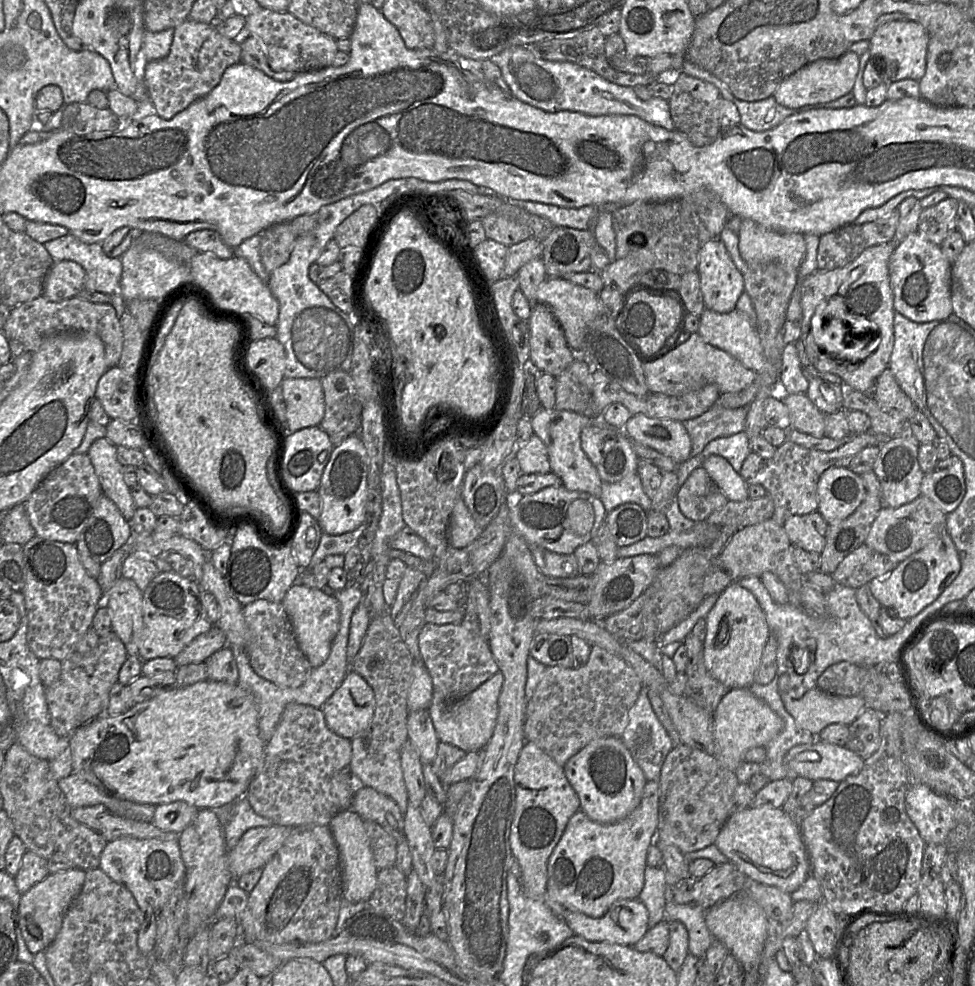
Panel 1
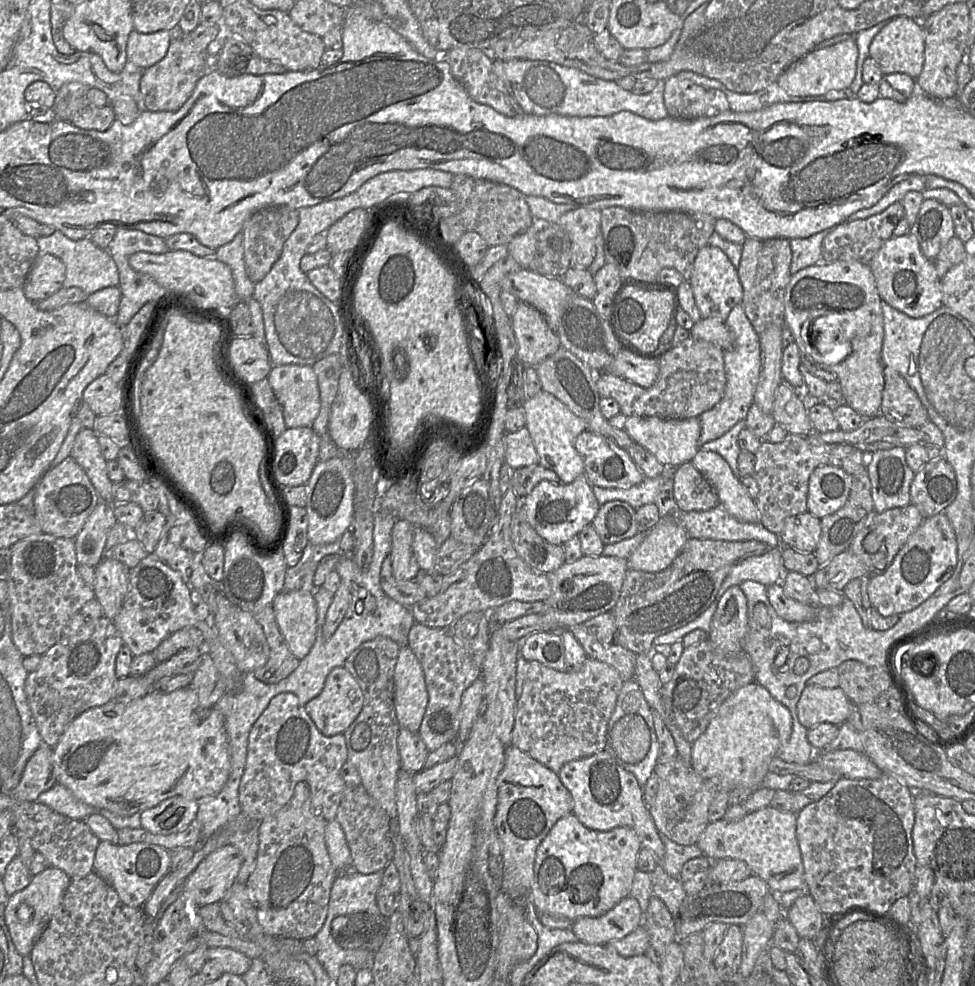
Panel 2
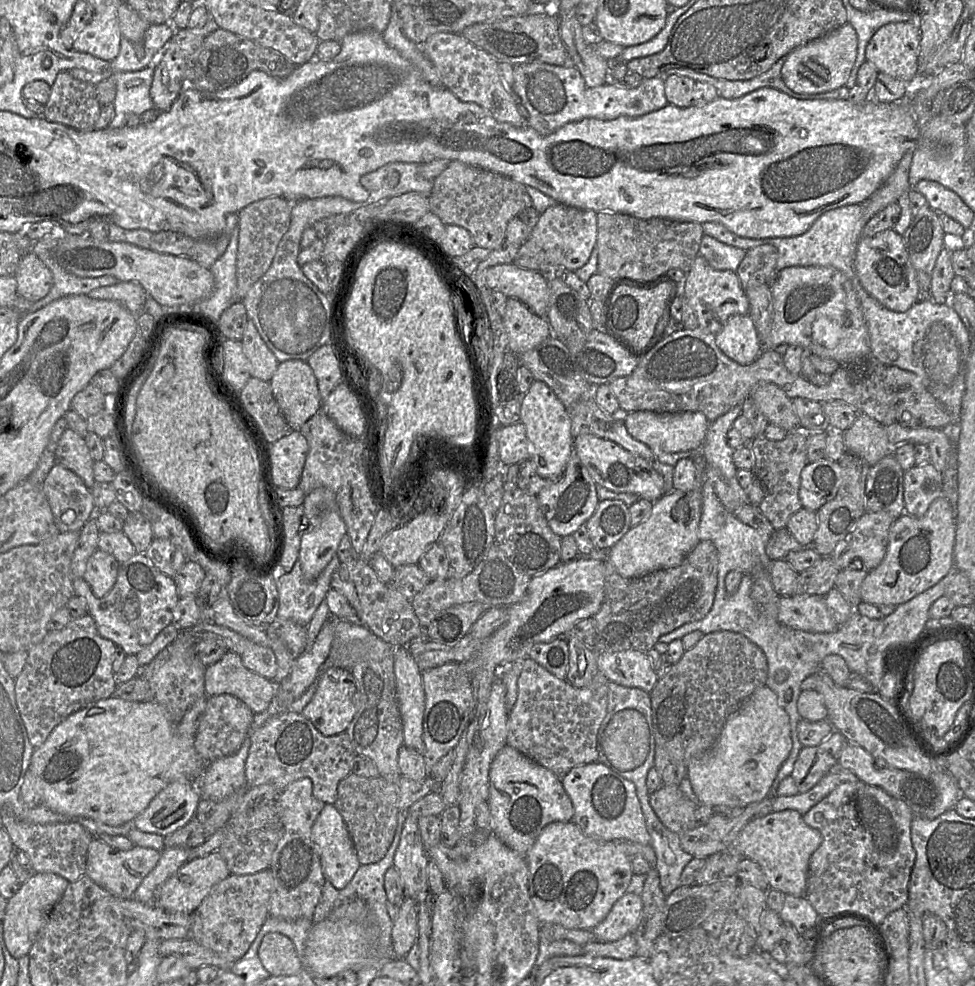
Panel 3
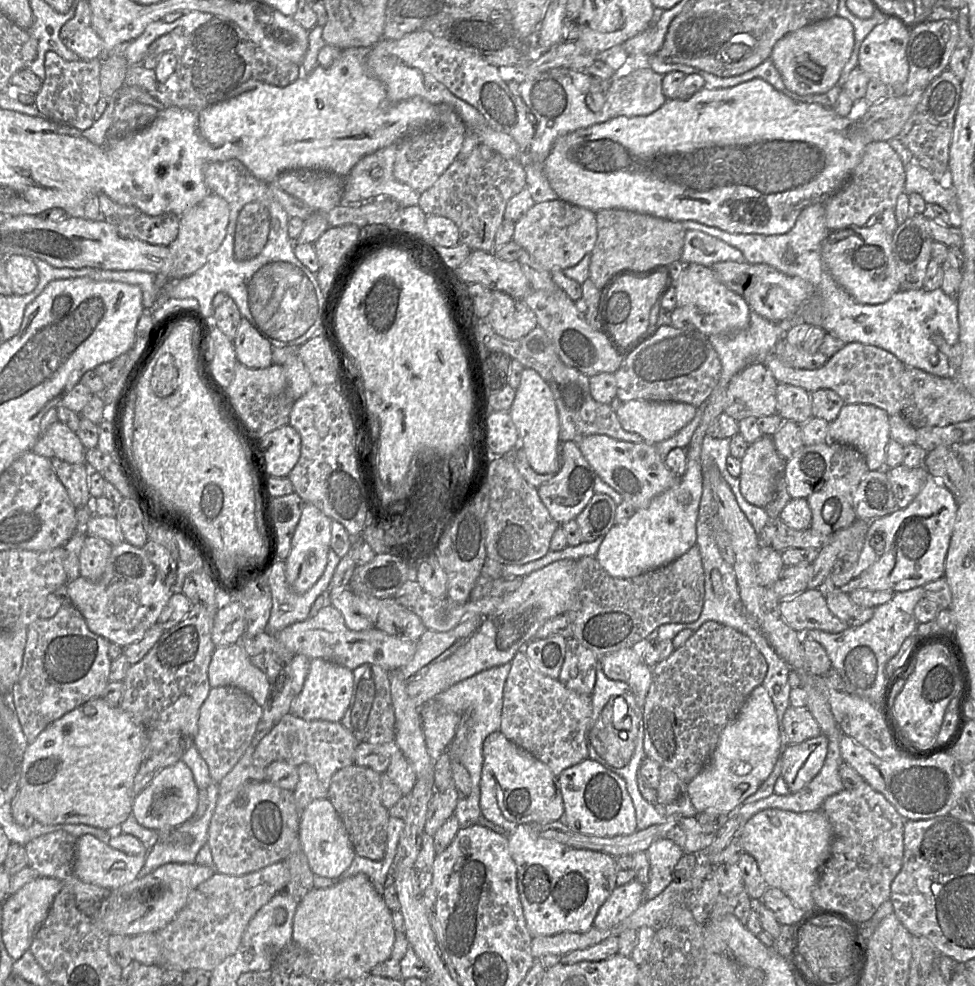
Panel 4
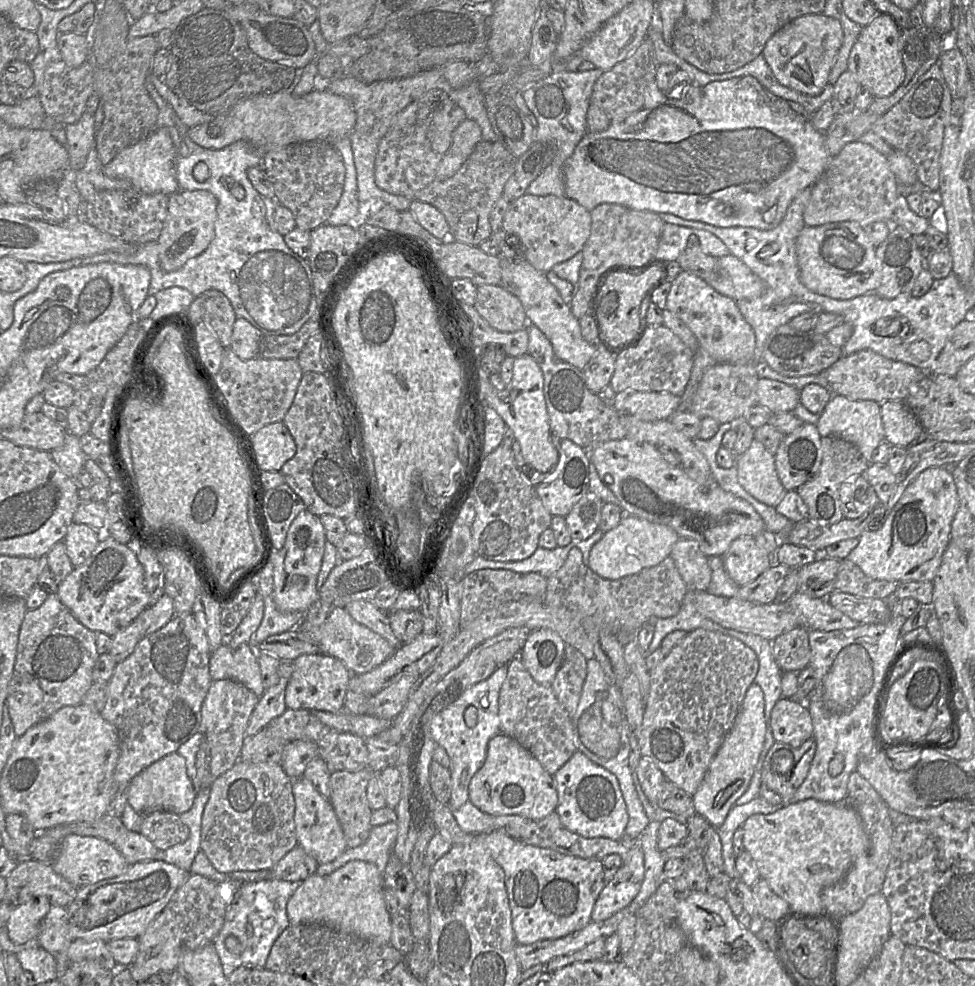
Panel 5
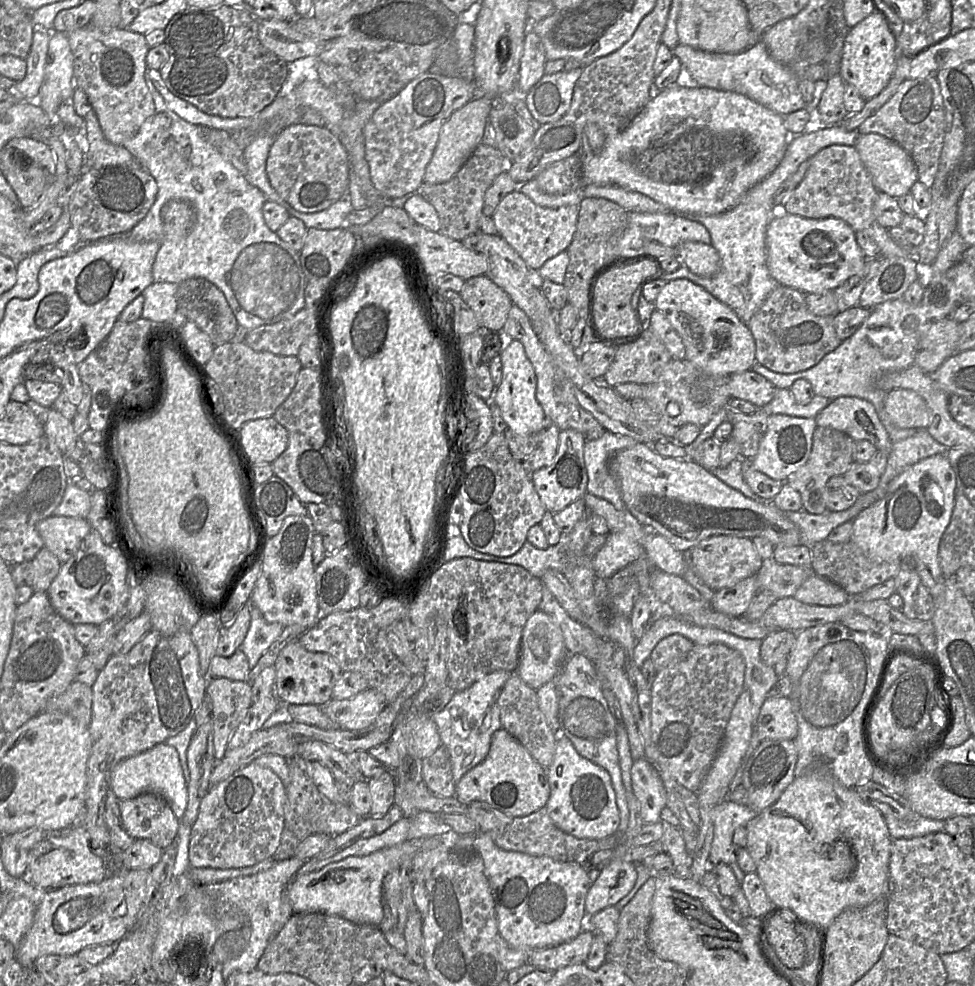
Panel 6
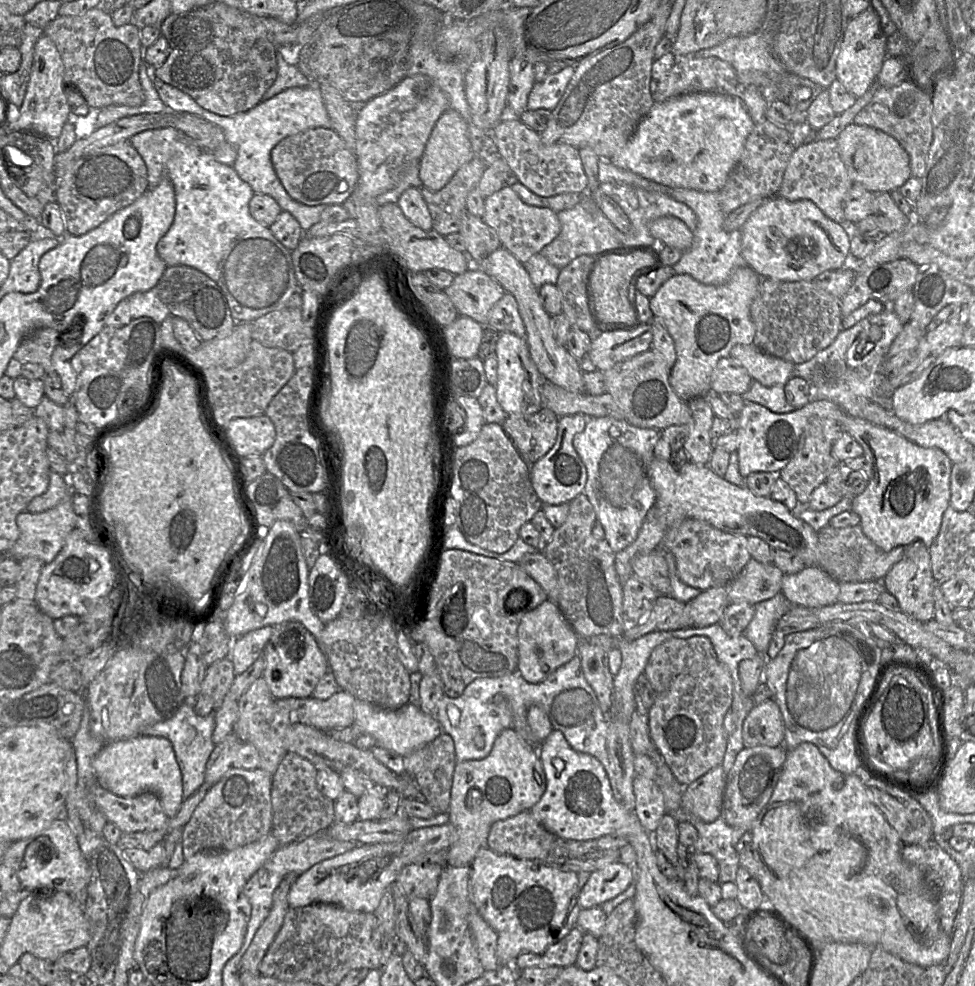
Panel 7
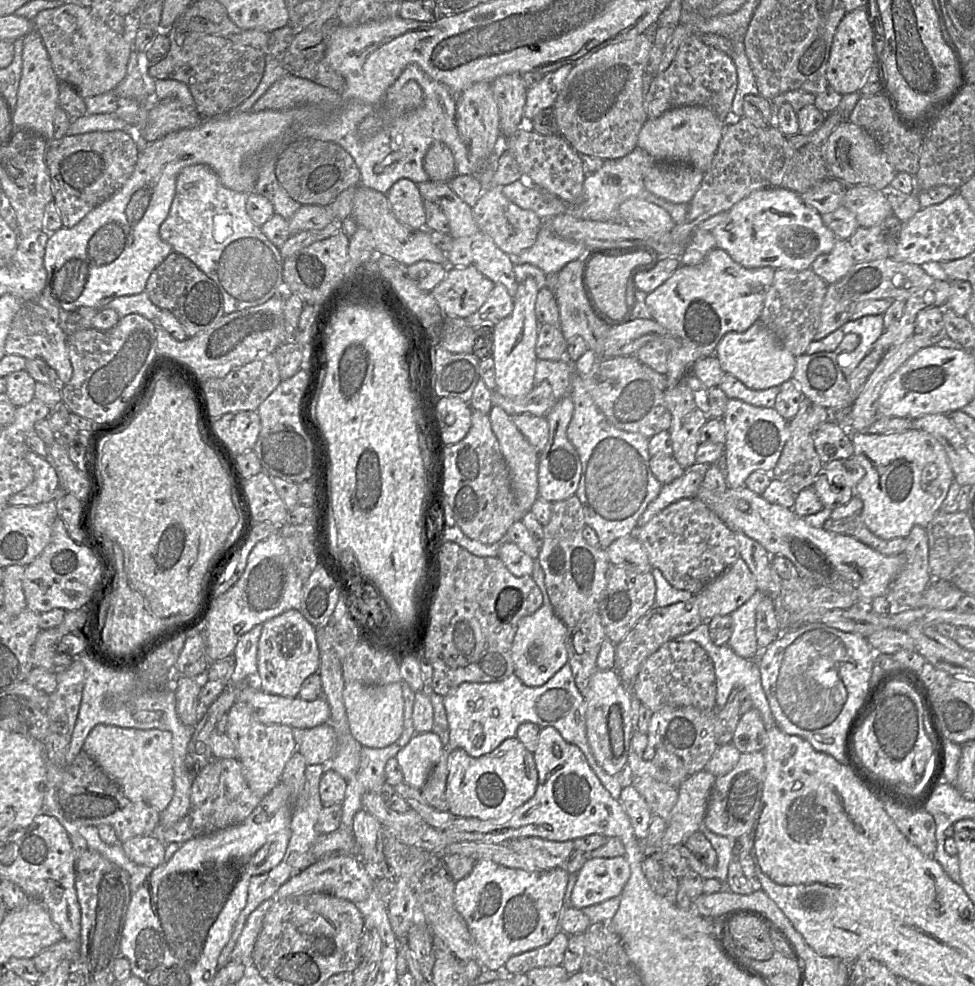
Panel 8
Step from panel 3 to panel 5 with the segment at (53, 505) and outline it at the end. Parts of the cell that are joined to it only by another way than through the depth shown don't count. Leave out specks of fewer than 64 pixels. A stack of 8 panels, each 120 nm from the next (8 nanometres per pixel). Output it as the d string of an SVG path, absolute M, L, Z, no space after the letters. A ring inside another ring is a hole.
M66 430L63 445L50 453L61 471L76 482L86 460L86 455L80 447L79 437Z

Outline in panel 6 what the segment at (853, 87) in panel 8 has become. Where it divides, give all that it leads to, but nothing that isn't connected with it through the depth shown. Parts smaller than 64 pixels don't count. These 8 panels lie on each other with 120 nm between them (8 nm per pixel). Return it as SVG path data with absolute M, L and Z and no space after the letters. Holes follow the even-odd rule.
M873 11L857 25L849 28L844 41L839 74L846 85L852 85L865 100L869 100L888 85L896 69L898 54L896 37L886 18Z

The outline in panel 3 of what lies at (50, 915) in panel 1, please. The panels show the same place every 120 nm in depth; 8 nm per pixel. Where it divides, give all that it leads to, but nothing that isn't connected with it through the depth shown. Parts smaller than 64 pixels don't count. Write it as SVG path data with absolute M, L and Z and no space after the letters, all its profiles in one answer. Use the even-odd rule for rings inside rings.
M33 873L19 890L7 900L2 925L3 937L10 954L19 959L29 954L38 931L45 925L55 904L62 897L69 881L54 873Z

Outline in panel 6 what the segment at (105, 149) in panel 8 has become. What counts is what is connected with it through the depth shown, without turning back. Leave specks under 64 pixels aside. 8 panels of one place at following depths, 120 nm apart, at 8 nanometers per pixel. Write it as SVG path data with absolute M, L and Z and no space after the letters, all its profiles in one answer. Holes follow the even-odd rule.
M140 164L84 168L68 201L71 226L82 243L129 233L149 212L156 200L158 185Z

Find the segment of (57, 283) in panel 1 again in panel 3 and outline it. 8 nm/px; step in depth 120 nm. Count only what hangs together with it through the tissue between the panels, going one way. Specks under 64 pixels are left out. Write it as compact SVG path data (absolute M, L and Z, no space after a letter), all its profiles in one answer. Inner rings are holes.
M32 251L22 257L14 278L17 294L30 302L44 298L53 285L52 273Z

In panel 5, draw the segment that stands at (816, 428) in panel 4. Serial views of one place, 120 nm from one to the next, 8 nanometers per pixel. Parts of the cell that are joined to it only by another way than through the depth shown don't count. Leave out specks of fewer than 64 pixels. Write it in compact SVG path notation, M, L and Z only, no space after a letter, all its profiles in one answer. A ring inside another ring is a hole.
M792 412L772 413L768 424L755 428L754 439L761 442L770 453L775 454L785 435L803 423Z

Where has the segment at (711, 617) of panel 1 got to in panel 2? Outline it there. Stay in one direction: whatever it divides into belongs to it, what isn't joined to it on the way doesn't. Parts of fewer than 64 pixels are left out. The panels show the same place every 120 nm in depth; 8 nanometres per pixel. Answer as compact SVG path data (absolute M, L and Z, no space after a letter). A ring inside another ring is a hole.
M740 586L729 587L718 602L708 639L725 652L743 649L748 631L747 599Z

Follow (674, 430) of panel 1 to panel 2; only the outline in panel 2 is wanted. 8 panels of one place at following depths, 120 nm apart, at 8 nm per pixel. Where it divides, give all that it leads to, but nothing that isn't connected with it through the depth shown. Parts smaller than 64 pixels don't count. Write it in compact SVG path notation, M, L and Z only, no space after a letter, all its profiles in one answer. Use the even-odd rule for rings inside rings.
M630 416L626 419L624 431L635 443L654 455L666 468L675 468L691 462L699 451L698 440L701 434L701 425L698 417L662 419L653 416Z

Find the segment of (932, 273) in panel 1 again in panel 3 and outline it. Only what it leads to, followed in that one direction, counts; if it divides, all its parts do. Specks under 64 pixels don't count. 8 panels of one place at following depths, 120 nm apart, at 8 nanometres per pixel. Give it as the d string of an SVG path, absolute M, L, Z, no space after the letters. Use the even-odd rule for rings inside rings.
M887 229L873 237L860 238L854 267L865 291L890 310L905 312L922 297L903 237L893 229Z

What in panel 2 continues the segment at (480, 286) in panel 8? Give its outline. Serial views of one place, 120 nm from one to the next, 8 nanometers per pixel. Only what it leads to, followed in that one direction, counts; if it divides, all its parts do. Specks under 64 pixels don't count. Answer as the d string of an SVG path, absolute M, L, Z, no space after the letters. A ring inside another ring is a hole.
M520 302L511 317L518 343L518 360L536 367L560 347L560 339L543 315L528 303Z

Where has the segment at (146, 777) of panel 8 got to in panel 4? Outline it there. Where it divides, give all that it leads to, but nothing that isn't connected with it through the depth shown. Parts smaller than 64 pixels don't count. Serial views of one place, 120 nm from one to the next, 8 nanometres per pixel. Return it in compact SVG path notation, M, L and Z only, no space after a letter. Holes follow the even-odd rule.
M181 760L160 771L133 800L132 814L137 822L158 831L178 827L190 819L198 807L198 787L189 767Z

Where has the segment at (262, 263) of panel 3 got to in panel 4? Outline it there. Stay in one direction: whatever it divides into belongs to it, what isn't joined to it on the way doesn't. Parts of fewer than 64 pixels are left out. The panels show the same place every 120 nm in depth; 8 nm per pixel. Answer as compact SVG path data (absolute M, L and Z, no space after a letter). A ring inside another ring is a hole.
M250 202L241 209L235 232L234 254L239 261L248 261L260 254L270 231L270 211L260 202Z

